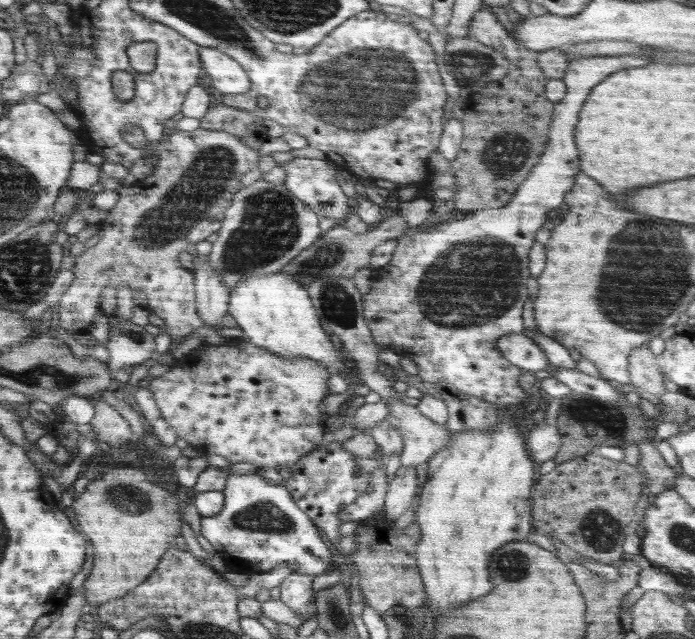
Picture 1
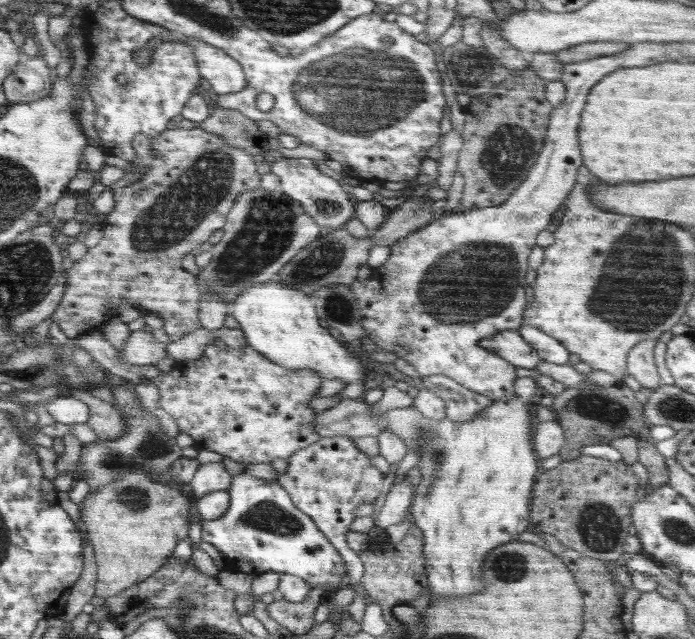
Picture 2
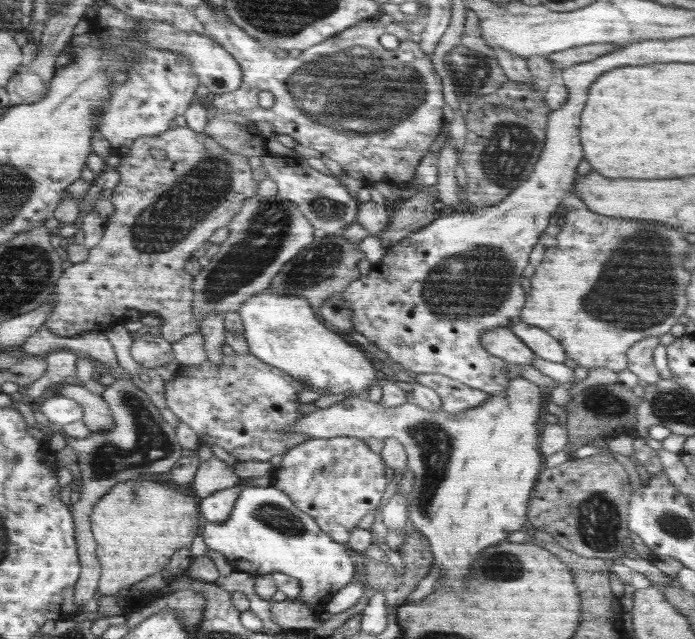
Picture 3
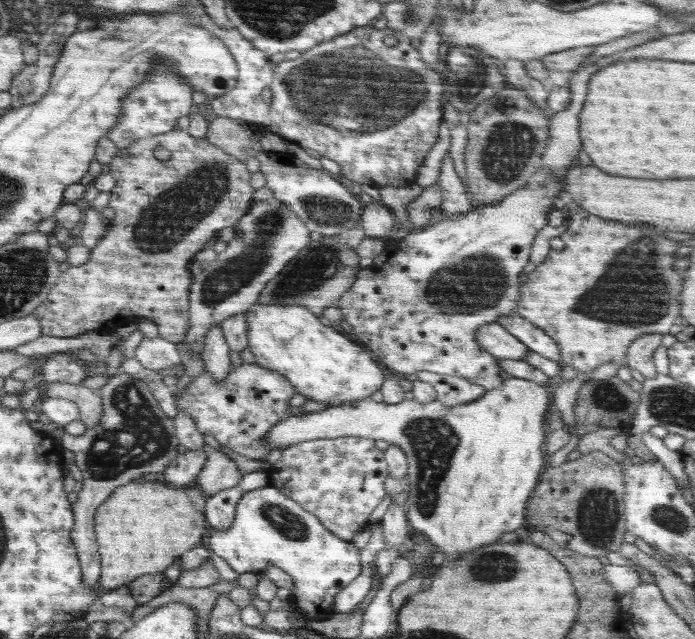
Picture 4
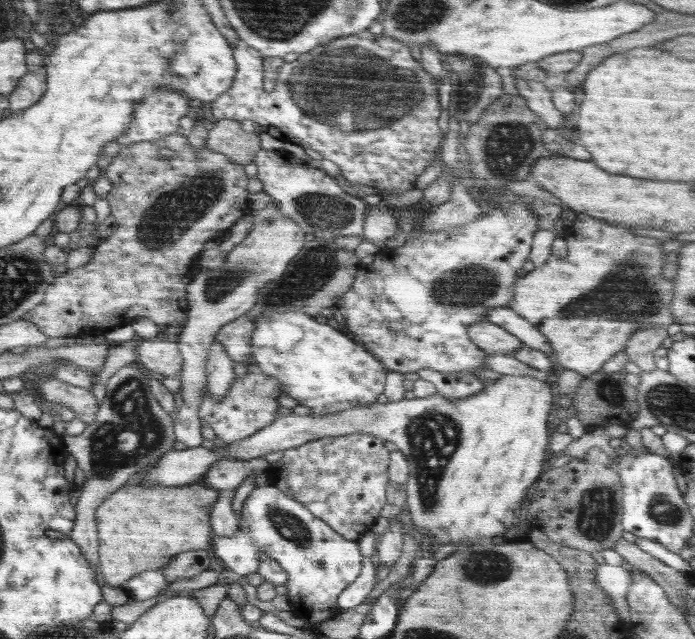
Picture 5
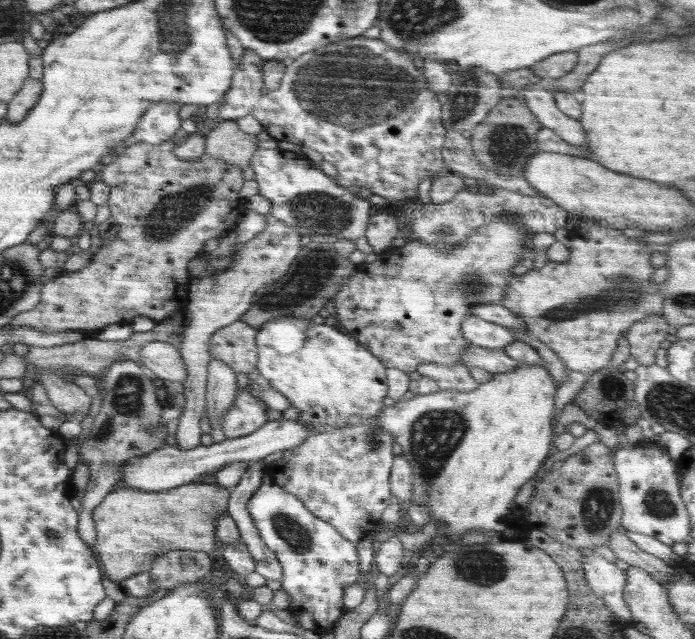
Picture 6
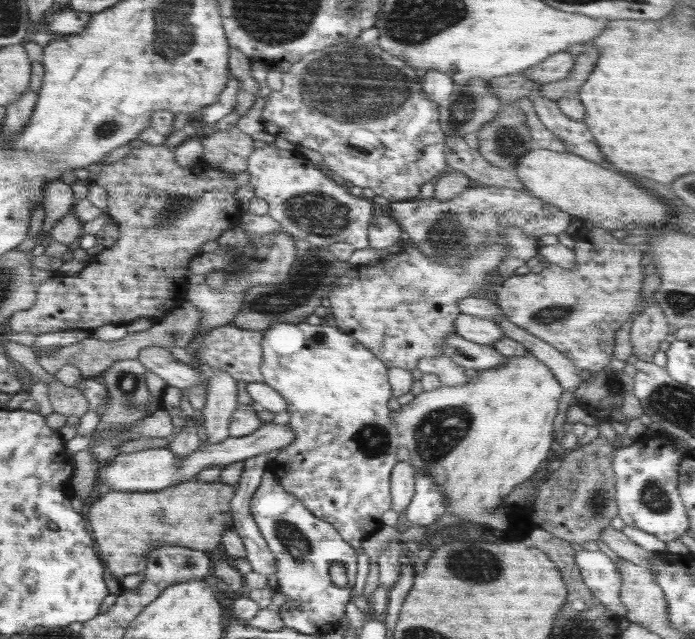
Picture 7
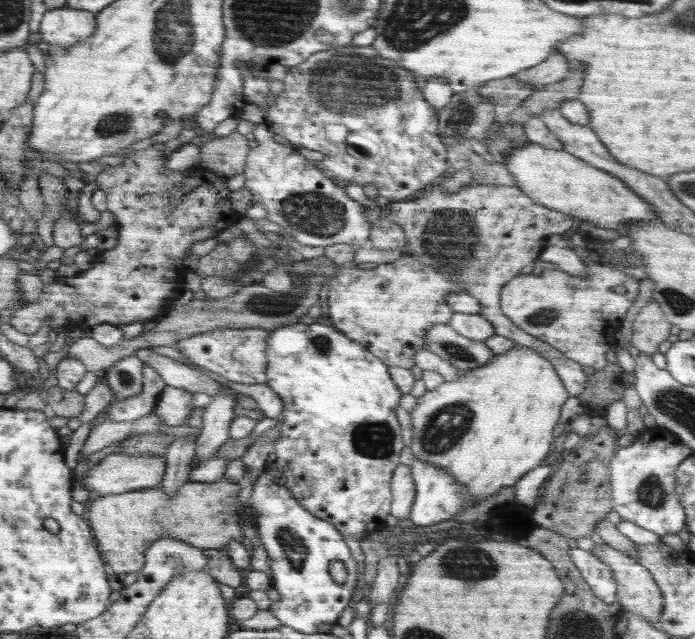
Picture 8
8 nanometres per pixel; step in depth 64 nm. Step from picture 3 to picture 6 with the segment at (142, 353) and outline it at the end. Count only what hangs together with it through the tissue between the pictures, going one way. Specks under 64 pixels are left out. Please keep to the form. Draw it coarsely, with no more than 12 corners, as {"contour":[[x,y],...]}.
{"contour":[[152,341],[140,362],[158,378],[184,384],[179,347]]}

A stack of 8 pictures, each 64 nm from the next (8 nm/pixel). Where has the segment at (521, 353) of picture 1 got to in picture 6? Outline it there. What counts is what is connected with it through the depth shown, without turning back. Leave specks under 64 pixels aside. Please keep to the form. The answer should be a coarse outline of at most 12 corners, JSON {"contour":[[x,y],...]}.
{"contour":[[468,316],[462,335],[471,344],[502,352],[516,342],[507,328]]}

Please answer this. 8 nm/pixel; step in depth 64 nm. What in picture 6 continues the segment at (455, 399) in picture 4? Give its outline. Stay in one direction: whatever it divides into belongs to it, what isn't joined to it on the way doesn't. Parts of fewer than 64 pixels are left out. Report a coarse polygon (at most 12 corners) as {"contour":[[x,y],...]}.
{"contour":[[424,362],[418,374],[439,390],[468,392],[478,386],[466,365]]}

